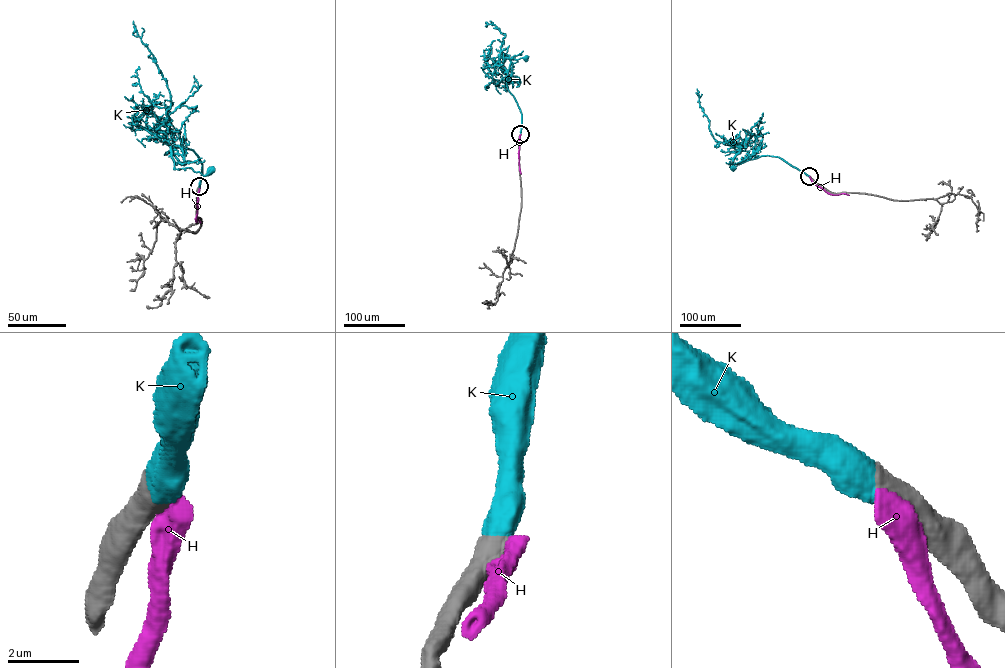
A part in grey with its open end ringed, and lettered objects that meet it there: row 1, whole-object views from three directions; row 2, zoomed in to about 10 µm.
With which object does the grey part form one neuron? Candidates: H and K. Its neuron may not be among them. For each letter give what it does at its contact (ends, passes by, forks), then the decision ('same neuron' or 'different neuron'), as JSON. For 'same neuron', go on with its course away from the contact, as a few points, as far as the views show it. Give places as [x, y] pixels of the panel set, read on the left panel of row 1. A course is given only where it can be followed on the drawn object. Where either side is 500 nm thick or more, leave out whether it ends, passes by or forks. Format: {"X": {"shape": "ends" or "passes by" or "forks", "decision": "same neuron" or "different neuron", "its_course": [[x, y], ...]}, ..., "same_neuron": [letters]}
{"H": {"decision": "different neuron"}, "K": {"decision": "same neuron", "its_course": [[199, 186], [199, 157], [192, 150], [173, 149], [181, 163], [174, 162], [174, 169], [206, 175], [210, 168]]}, "same_neuron": ["K"]}

